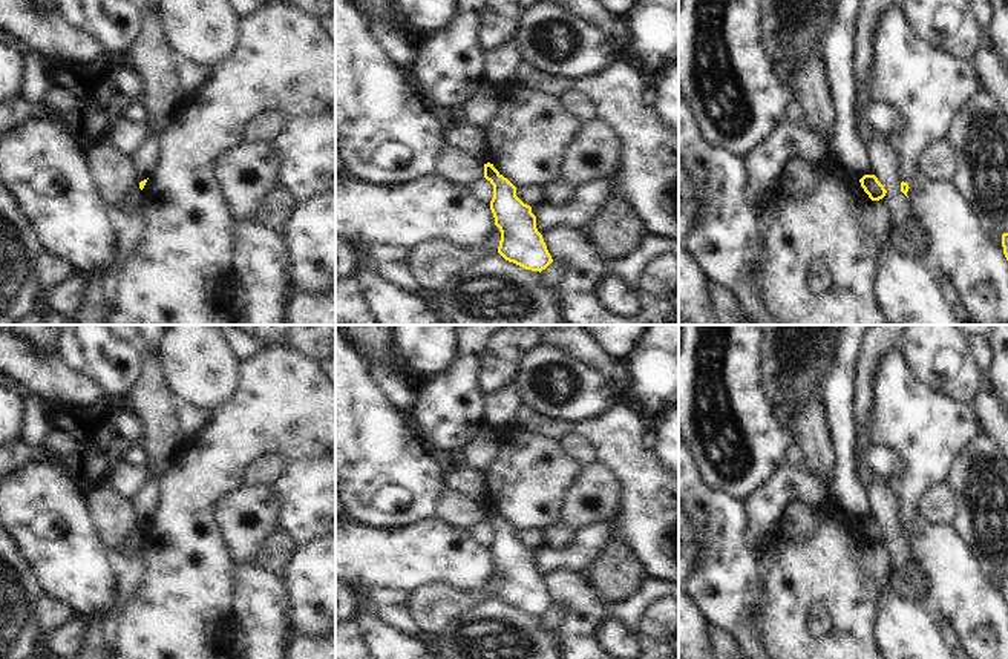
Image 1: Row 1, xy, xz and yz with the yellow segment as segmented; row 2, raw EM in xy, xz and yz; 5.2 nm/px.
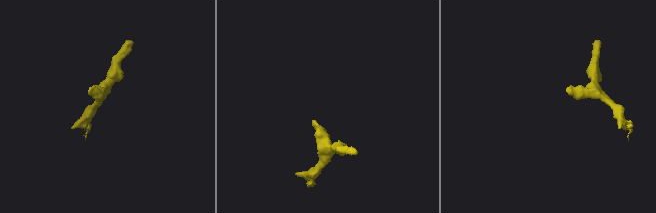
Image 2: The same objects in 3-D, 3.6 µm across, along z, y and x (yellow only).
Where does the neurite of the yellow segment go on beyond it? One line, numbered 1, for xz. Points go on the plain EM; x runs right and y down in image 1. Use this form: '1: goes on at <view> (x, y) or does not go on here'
1: does not go on here

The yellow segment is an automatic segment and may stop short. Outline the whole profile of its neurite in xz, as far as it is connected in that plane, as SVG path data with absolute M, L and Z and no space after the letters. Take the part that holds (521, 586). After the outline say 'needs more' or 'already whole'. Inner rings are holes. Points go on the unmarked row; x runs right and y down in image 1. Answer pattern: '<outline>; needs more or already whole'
M484 507L484 521L493 529L490 553L501 575L498 596L509 605L541 616L553 602L536 572L532 550L516 539L516 530L493 507Z; already whole

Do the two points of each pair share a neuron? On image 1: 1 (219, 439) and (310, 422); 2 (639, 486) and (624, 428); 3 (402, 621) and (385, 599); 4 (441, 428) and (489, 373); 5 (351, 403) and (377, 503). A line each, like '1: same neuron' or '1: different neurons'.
1: same neuron
2: same neuron
3: same neuron
4: different neurons
5: same neuron

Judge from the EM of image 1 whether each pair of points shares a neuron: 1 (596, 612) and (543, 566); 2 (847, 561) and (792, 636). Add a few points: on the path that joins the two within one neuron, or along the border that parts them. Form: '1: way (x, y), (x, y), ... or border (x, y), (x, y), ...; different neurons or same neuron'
1: border (581, 575), (552, 570), (543, 578); different neurons
2: way (828, 578), (792, 616); same neuron

